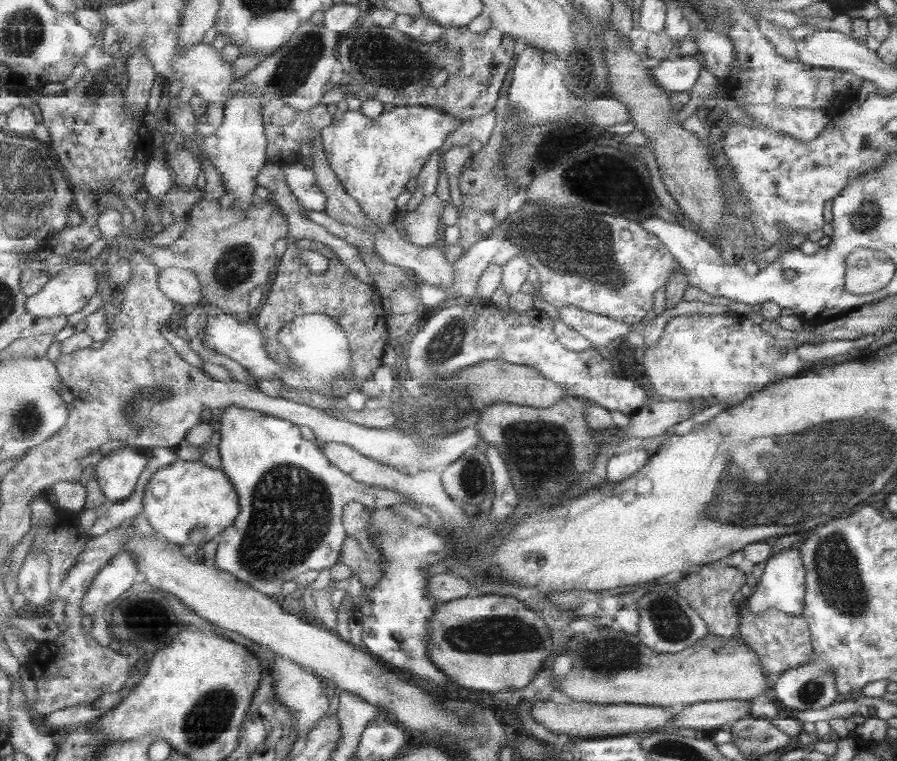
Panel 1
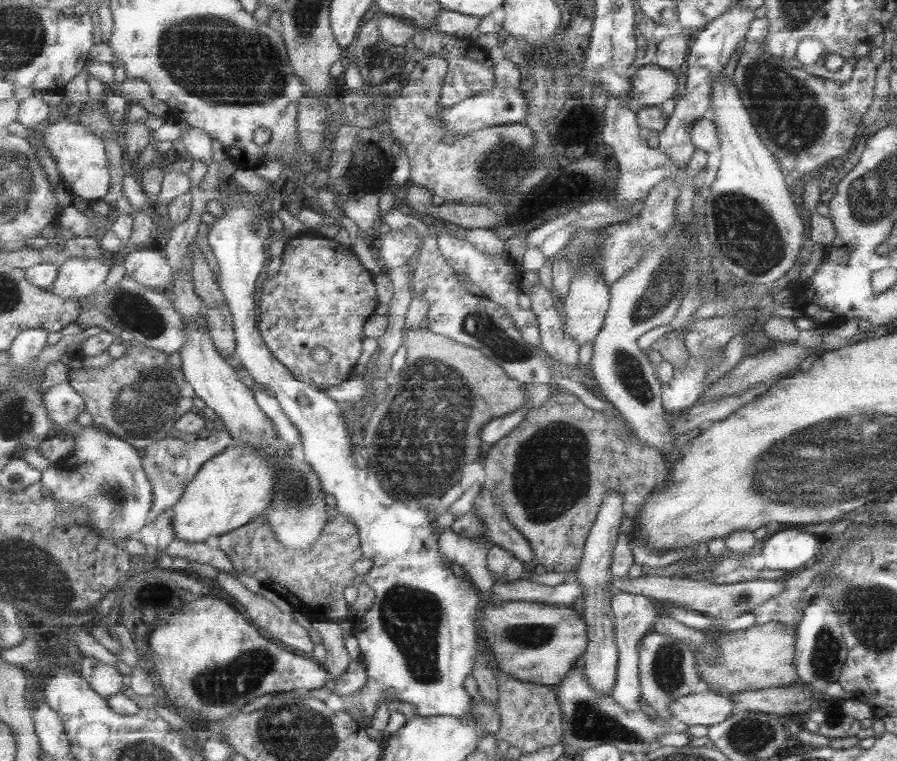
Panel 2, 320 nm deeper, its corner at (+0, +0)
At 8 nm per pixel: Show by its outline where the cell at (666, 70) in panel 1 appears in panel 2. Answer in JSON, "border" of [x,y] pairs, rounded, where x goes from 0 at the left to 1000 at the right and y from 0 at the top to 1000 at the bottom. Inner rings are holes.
{"border":[[[732,84],[717,87],[705,100],[705,118],[697,133],[703,143],[711,146],[732,141],[748,129],[754,131],[757,113],[755,101],[748,92],[741,92]]]}

